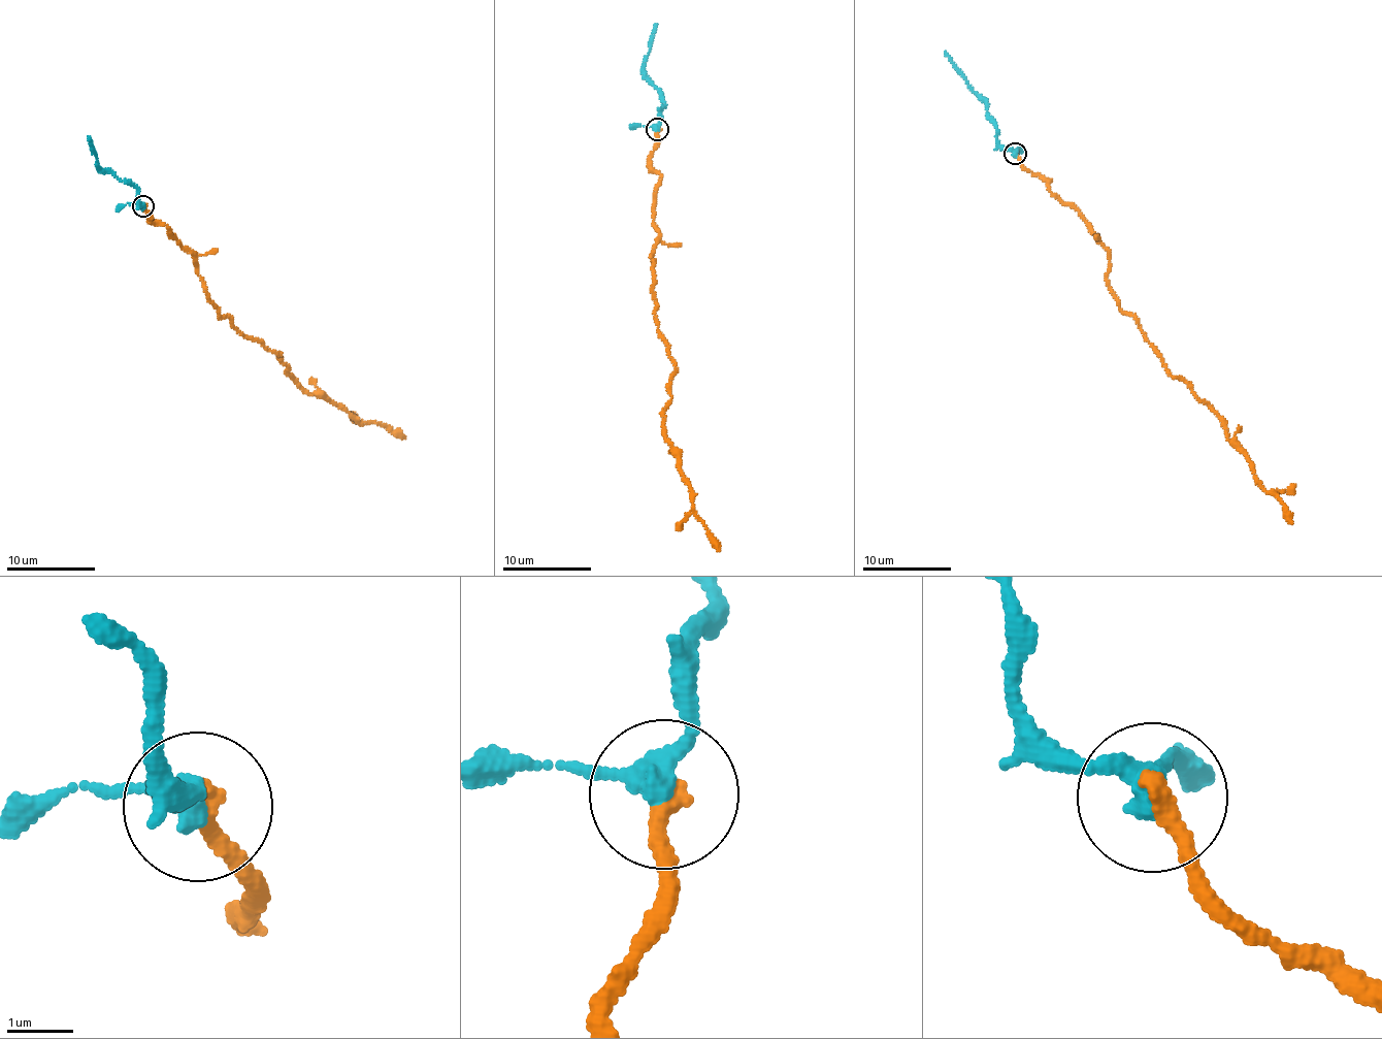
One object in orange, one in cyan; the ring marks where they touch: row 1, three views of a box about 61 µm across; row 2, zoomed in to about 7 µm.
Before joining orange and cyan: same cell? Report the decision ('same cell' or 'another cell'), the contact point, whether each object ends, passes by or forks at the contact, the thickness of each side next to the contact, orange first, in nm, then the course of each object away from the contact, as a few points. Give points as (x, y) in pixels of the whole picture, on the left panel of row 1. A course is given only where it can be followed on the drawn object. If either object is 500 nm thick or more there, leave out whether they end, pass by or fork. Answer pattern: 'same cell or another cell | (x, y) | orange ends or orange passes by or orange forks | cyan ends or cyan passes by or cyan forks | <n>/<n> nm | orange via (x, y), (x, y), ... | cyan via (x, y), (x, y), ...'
same cell | (143, 206) | orange ends | cyan passes by | 320/320 nm | orange via (142, 205), (193, 254), (206, 297), (221, 317), (280, 353), (297, 386), (405, 439) | cyan via (142, 205), (136, 189), (100, 168), (88, 136)

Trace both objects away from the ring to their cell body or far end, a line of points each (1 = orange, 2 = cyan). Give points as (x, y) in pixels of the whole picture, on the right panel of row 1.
1: (1016, 153), (1083, 218), (1108, 253), (1107, 285), (1117, 304), (1243, 450), (1292, 524)
2: (1016, 153), (998, 143), (996, 130), (945, 51)

